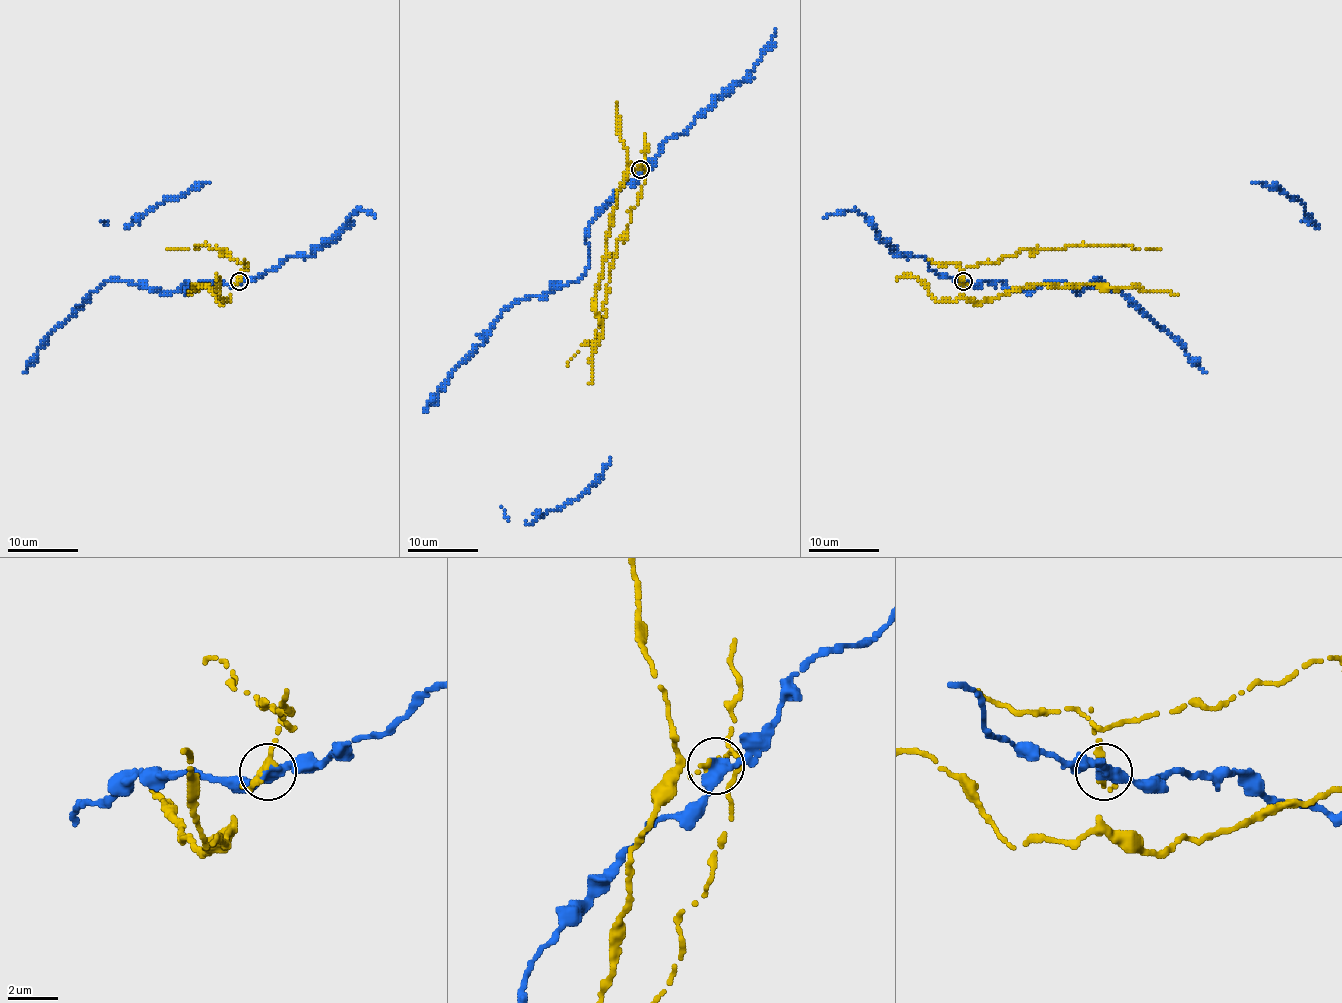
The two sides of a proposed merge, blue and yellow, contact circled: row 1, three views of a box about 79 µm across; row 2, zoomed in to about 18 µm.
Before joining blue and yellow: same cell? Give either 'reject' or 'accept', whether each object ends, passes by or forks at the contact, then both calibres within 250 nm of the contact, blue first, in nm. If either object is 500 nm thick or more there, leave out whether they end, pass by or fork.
reject; blue passes by; yellow ends; calibres 400 and 400 nm

